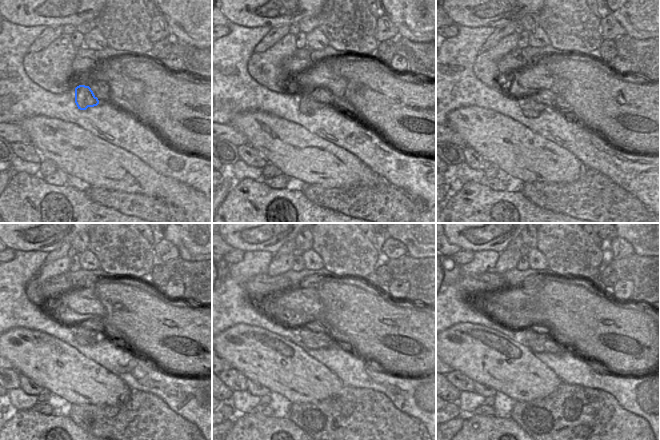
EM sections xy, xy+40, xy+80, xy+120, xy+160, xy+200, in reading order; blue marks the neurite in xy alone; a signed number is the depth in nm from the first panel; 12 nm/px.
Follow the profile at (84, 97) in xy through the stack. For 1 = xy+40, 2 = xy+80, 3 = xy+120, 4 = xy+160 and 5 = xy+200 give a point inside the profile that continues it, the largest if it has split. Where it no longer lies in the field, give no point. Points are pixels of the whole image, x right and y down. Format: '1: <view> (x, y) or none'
1: xy+40 (306, 103)
2: xy+80 (529, 104)
3: xy+120 (79, 330)
4: xy+160 (304, 333)
5: xy+200 (528, 334)

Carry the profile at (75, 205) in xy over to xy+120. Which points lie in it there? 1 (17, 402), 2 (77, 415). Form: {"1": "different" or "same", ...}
{"1": "different", "2": "different"}

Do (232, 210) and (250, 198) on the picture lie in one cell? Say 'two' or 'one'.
one

